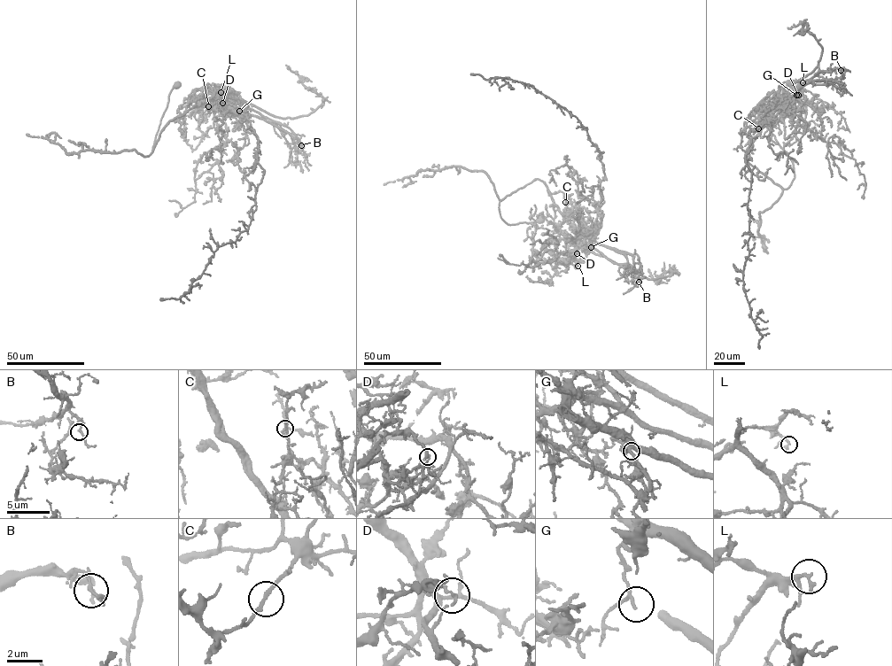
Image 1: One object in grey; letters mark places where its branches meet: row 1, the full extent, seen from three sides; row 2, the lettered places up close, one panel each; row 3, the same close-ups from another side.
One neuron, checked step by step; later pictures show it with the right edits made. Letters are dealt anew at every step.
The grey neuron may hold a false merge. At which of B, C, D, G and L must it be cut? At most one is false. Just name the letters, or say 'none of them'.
D

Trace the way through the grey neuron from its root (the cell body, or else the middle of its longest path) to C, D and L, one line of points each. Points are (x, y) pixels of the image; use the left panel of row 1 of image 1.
C: (177, 85), (170, 93), (152, 151), (170, 120), (209, 100), (217, 104), (213, 110), (208, 106)
D: (177, 85), (170, 93), (152, 151), (170, 120), (209, 100), (228, 101), (222, 102)
L: (177, 85), (170, 93), (152, 151), (169, 121), (194, 106), (211, 100), (228, 112), (212, 90), (221, 92)

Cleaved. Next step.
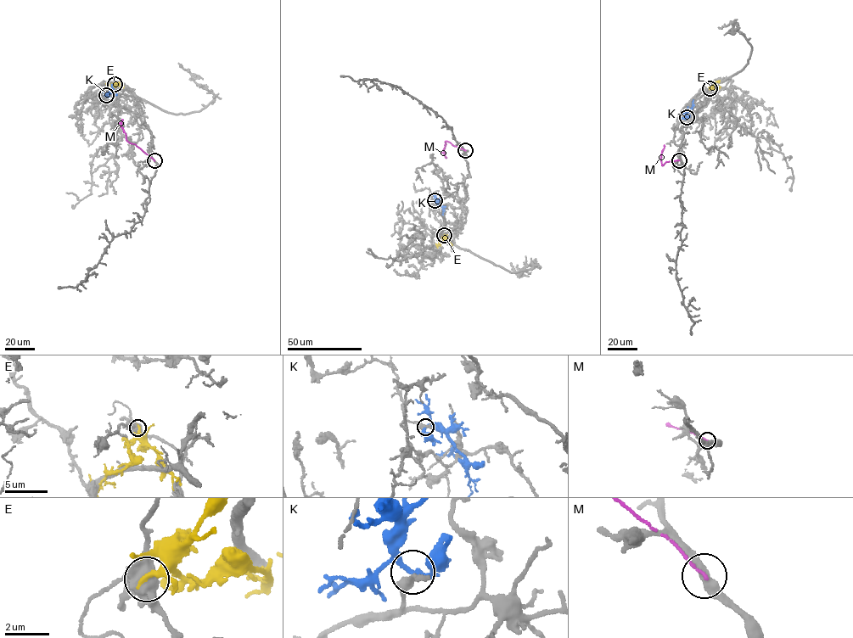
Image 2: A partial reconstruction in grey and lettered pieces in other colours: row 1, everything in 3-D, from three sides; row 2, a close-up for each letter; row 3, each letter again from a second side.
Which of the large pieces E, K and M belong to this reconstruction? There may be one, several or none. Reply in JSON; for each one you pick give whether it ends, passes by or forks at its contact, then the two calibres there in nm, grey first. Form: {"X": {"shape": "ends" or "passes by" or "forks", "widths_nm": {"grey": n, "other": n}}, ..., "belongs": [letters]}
{"belongs": []}

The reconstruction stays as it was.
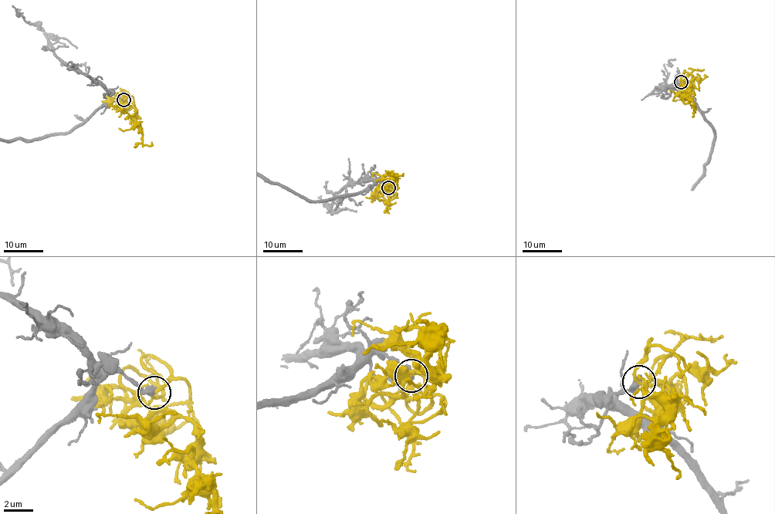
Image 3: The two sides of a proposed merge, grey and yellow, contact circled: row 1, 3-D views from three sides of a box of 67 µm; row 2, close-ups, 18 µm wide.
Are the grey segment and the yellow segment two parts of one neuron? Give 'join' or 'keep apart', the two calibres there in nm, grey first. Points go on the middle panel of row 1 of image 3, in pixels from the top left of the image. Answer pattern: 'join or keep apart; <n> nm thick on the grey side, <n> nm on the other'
keep apart; 550 nm thick on the grey side, 150 nm on the other

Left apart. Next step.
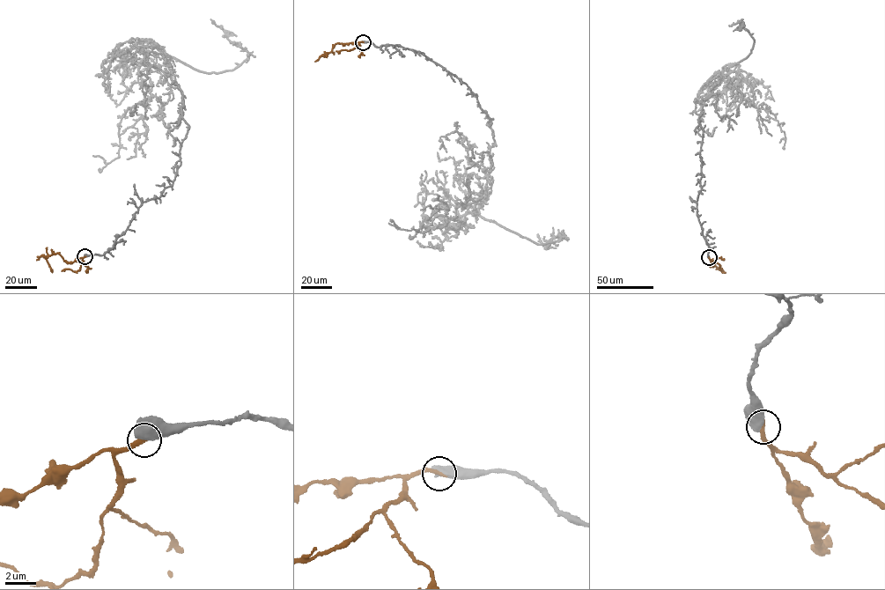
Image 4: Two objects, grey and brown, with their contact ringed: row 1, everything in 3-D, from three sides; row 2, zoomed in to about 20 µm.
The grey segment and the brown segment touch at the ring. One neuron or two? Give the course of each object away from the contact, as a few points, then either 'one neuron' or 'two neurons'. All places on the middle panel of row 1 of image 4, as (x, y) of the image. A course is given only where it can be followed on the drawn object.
grey runs (363, 41), (424, 54), (493, 120), (476, 212), (422, 232), (448, 210), (420, 210); brown runs (363, 41), (335, 44), (331, 51), (325, 54), (327, 57); one neuron

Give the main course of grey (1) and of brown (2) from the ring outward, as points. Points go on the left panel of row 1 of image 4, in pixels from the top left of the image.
1: (84, 256), (180, 164), (182, 92), (145, 41), (151, 96), (118, 135), (143, 116), (147, 129), (127, 158)
2: (84, 256), (68, 262), (58, 253), (47, 256), (46, 259), (52, 272)

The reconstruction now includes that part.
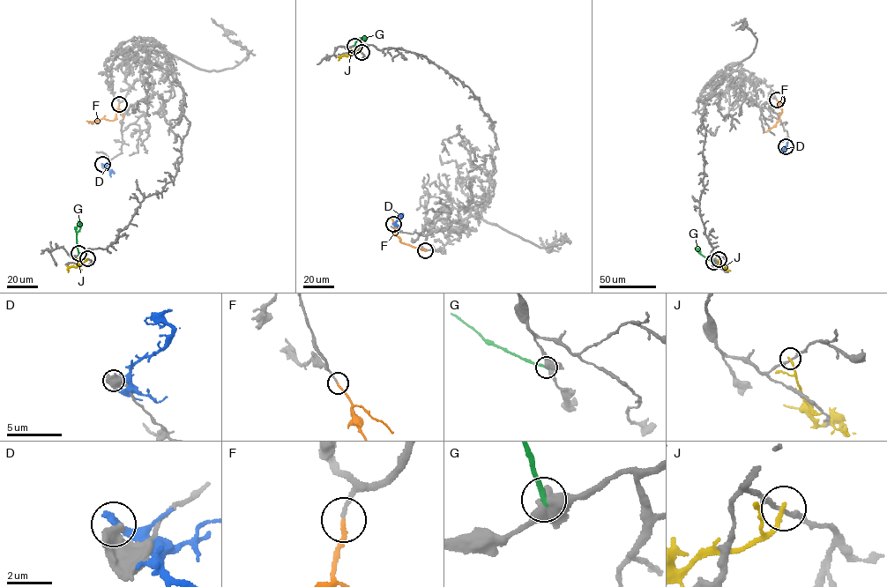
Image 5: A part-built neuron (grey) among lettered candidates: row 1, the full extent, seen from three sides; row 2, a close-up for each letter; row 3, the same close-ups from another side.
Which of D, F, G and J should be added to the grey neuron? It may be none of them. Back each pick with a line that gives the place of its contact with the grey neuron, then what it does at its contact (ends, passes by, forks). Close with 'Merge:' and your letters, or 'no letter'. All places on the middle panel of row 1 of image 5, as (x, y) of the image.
F: (425, 250) | it ends
Merge: F

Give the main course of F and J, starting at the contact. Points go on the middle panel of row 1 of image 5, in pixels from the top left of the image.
F: (425, 250), (400, 241), (391, 219)
J: (361, 52), (351, 52), (338, 60)

